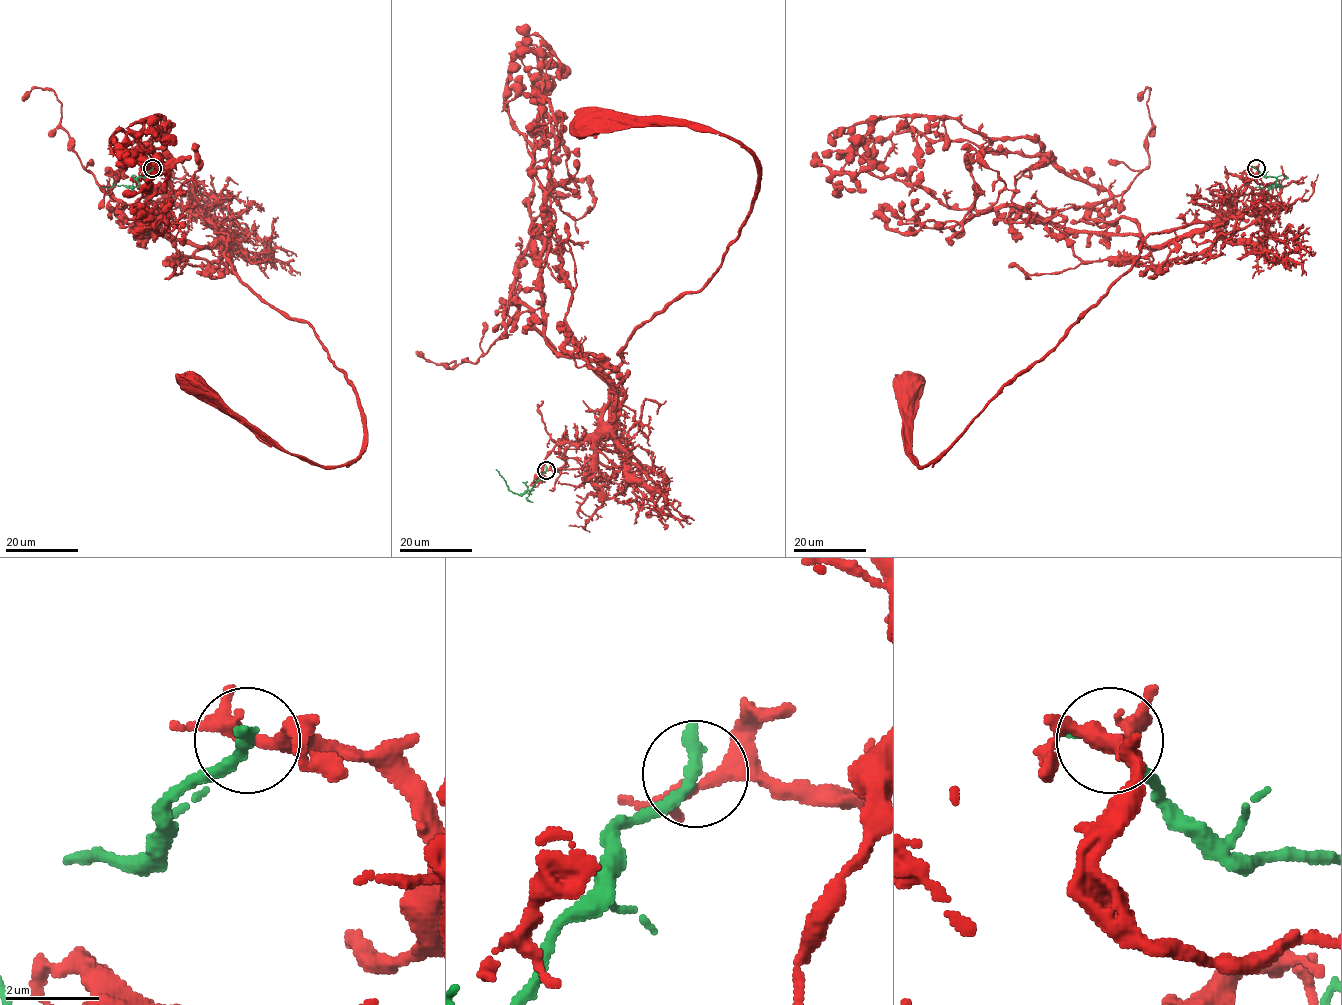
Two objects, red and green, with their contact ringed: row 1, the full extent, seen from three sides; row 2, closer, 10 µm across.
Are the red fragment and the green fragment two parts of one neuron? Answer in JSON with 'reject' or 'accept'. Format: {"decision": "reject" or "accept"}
{"decision": "reject"}

